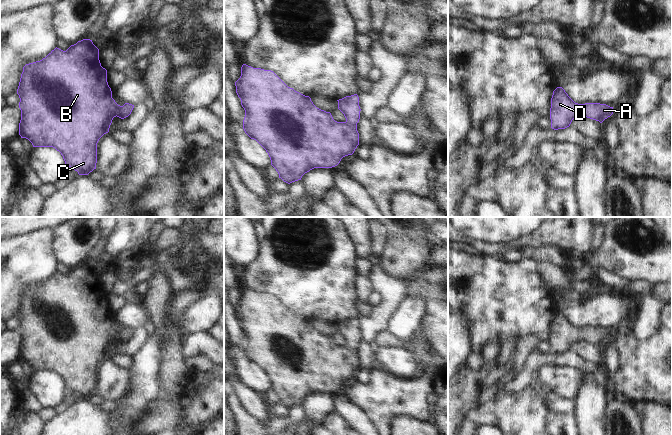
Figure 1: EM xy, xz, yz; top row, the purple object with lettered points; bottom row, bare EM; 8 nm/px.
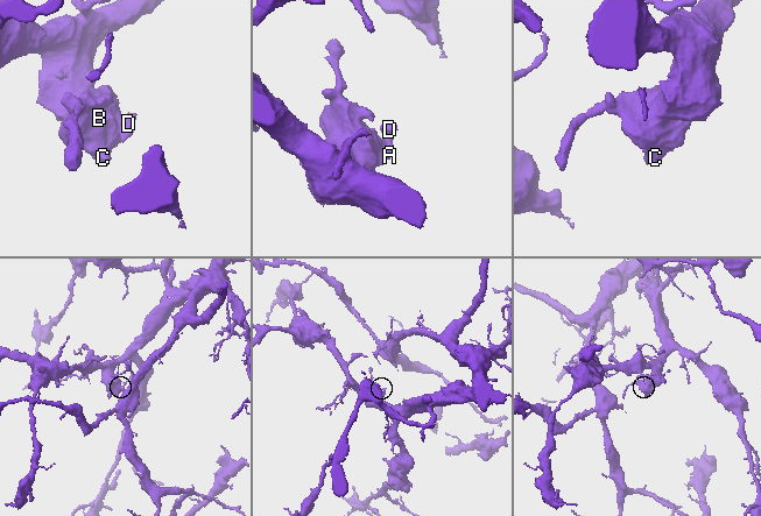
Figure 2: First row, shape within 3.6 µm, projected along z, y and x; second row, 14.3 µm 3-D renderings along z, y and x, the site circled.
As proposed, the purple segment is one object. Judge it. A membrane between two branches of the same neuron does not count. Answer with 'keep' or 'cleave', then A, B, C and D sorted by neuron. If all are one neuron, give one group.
keep; groups A B C D

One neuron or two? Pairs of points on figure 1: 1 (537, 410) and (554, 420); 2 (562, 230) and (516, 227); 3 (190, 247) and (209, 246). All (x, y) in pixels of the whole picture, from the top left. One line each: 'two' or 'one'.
1: two
2: two
3: one

